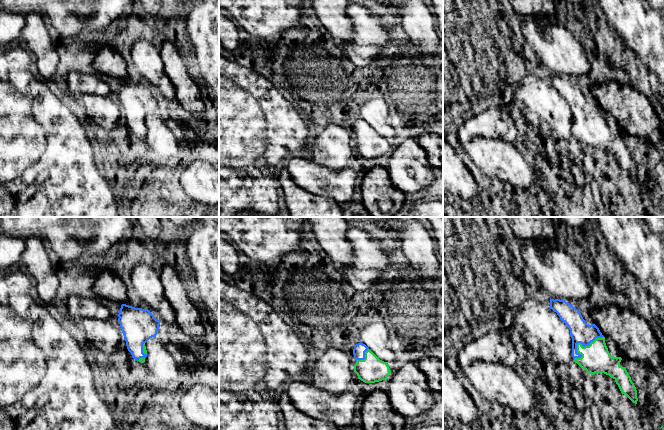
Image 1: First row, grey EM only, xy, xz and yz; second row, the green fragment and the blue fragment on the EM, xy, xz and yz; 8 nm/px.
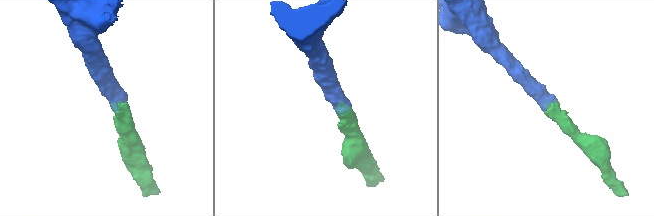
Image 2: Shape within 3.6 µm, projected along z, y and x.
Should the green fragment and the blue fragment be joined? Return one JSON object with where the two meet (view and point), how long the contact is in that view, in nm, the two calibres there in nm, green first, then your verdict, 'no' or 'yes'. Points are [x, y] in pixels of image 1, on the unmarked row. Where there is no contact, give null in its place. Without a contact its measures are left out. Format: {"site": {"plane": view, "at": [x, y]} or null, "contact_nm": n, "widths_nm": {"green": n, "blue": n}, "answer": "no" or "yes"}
{"site": {"plane": "yz", "at": [580, 119]}, "contact_nm": 300, "widths_nm": {"green": 220, "blue": 170}, "answer": "yes"}

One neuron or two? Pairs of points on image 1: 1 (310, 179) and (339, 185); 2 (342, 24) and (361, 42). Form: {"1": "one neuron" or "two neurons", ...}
{"1": "one neuron", "2": "two neurons"}

